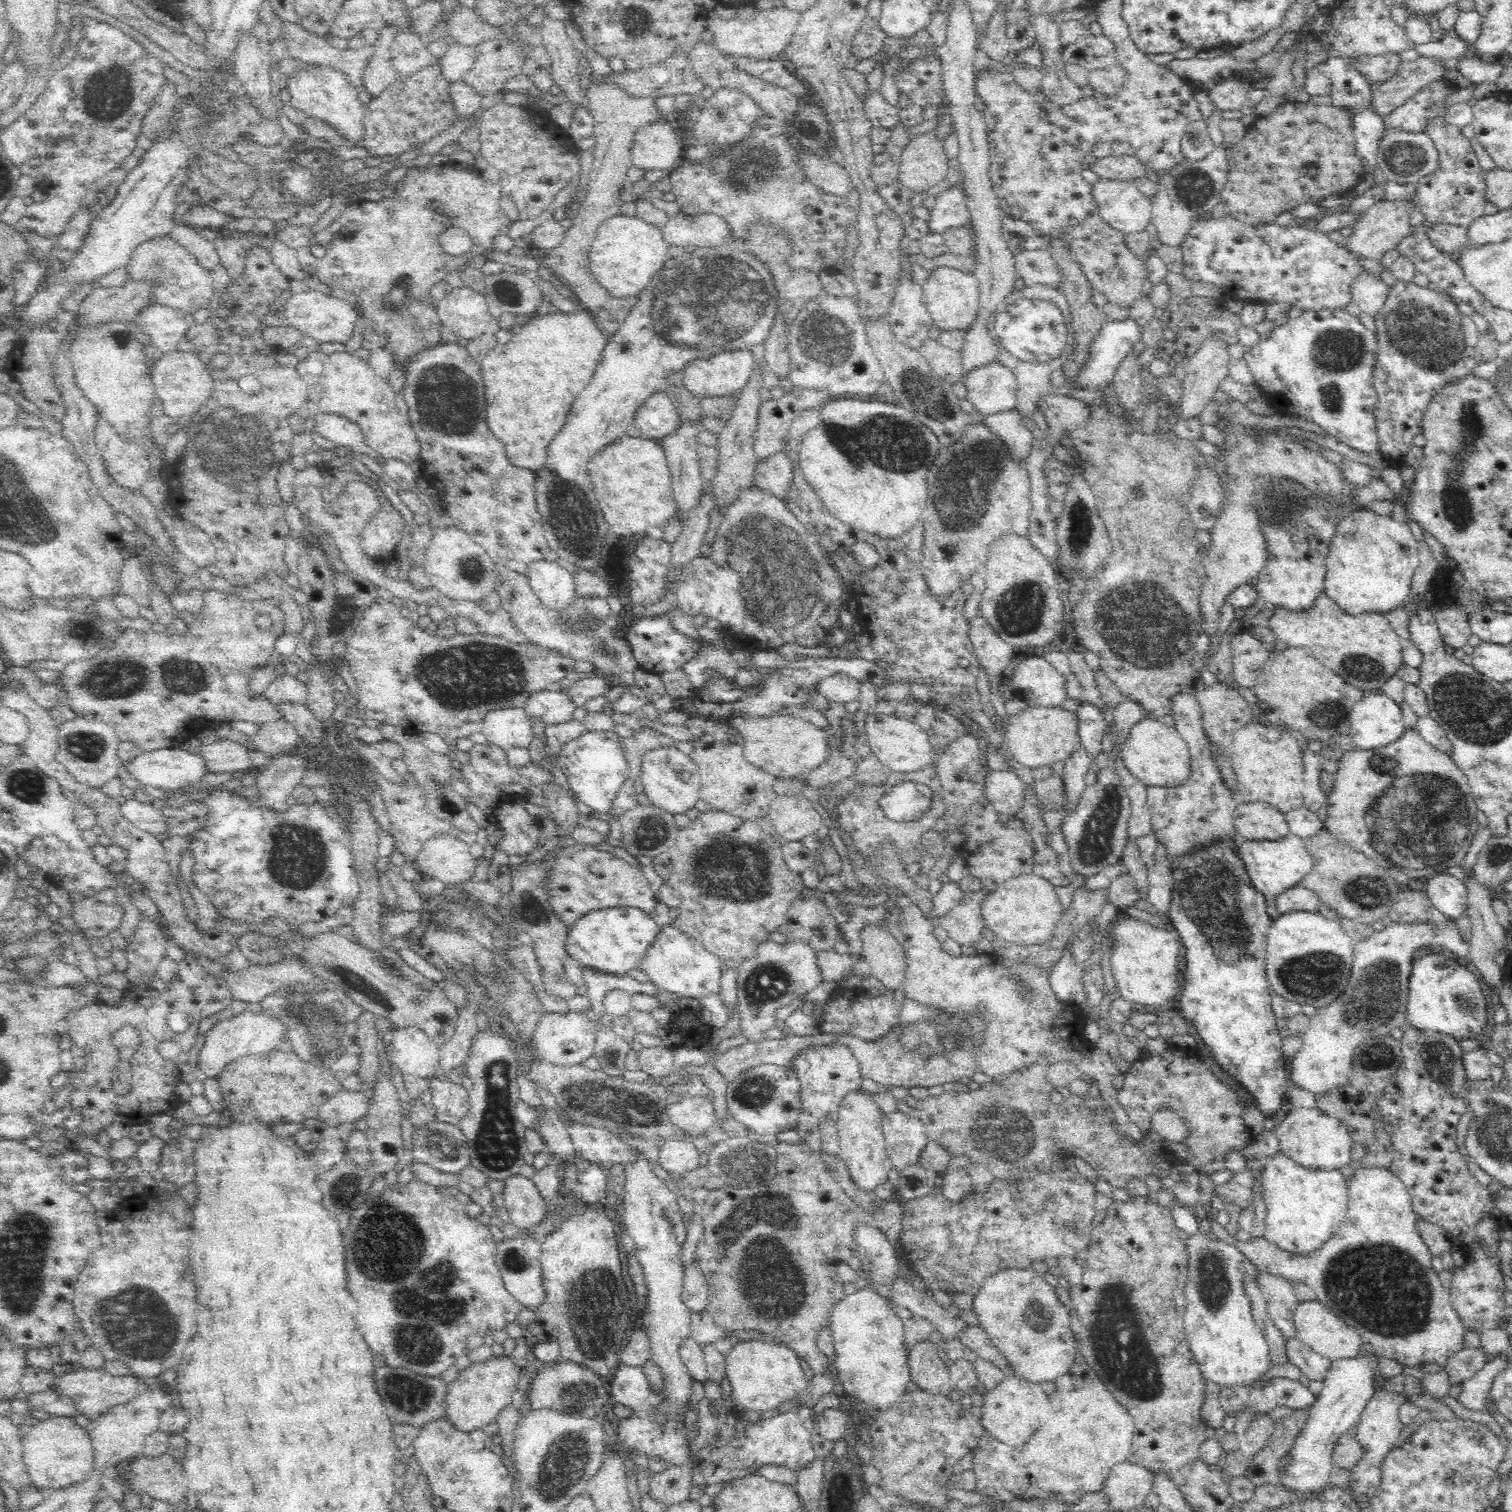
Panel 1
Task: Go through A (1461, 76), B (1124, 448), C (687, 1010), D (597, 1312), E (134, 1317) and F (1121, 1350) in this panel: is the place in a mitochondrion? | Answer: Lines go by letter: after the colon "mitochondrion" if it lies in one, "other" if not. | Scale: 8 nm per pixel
A: other
B: other
C: other
D: mitochondrion
E: mitochondrion
F: mitochondrion

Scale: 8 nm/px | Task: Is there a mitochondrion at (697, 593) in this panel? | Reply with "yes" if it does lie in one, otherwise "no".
no

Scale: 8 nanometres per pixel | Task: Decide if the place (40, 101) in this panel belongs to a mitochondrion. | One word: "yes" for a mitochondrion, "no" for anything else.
no

